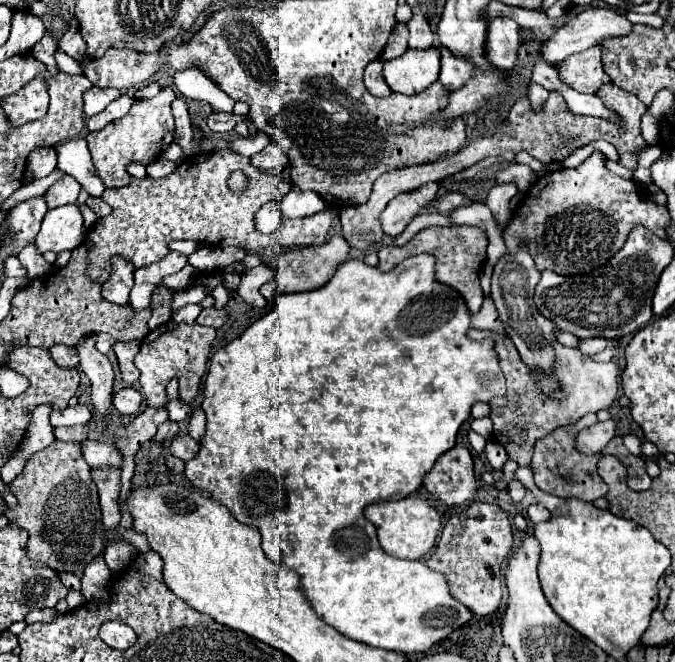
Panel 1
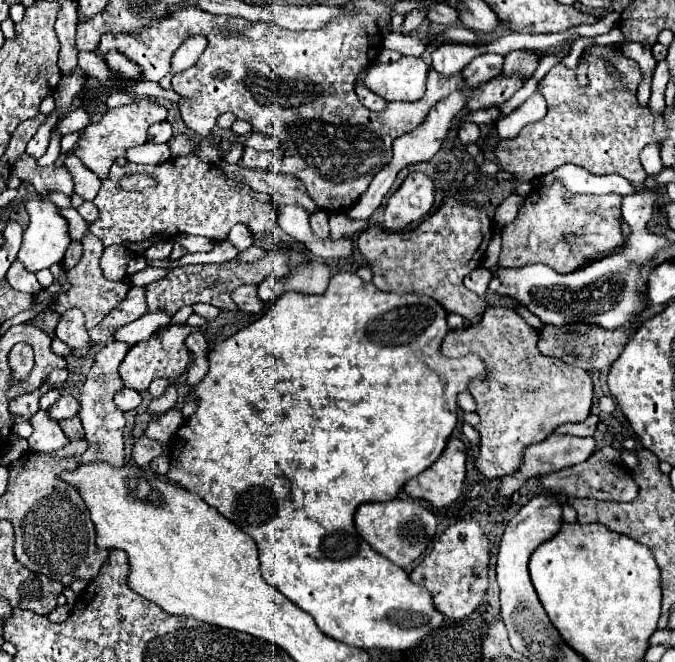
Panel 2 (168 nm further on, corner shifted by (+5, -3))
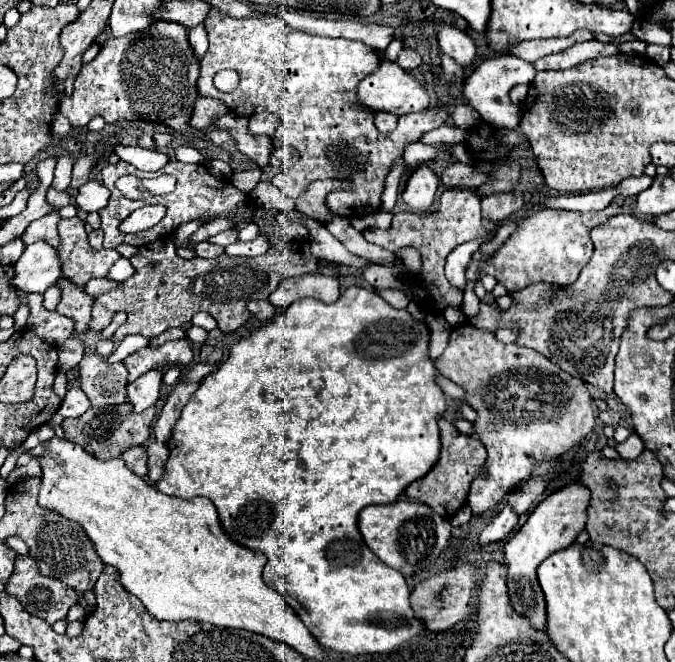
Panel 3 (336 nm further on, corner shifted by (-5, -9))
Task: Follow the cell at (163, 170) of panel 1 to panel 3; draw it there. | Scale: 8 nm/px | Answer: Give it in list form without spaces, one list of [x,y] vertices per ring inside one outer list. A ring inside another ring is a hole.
[[[327,179],[314,181],[306,187],[306,191],[296,199],[296,209],[318,223],[330,223],[336,215],[326,205],[326,195],[331,191],[351,189],[350,179]]]

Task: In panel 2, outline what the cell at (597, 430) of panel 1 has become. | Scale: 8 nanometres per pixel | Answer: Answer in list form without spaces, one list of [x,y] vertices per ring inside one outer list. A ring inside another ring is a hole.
[[[550,435],[548,439],[544,439],[542,443],[536,443],[532,447],[526,447],[524,453],[522,453],[522,463],[520,463],[520,469],[518,473],[510,473],[506,477],[502,477],[500,481],[500,487],[498,487],[498,505],[510,505],[510,497],[528,481],[528,479],[534,479],[538,475],[544,475],[544,473],[554,473],[554,471],[560,471],[564,467],[572,467],[572,465],[578,465],[582,461],[586,461],[592,451],[594,451],[594,445],[596,441],[592,437],[576,437],[576,435]]]

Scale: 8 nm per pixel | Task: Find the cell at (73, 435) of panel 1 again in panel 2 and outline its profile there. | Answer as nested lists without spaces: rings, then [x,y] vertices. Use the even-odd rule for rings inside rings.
[[[72,417],[72,419],[64,419],[64,421],[60,421],[60,427],[62,427],[64,435],[66,435],[70,441],[84,439],[84,429],[82,429],[82,423],[80,423],[78,417]]]

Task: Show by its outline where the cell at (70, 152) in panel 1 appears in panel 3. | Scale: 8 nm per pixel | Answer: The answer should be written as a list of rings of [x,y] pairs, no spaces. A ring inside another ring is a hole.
[[[88,181],[78,189],[76,203],[82,211],[100,211],[108,203],[110,191],[100,183],[100,181]]]

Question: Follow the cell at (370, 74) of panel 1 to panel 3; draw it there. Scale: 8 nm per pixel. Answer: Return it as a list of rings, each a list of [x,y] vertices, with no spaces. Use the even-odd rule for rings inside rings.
[[[386,111],[374,113],[374,123],[376,123],[376,127],[378,127],[382,133],[392,131],[392,129],[396,127],[396,121],[398,121],[398,117],[396,117],[396,115],[390,115],[390,113],[386,113]]]

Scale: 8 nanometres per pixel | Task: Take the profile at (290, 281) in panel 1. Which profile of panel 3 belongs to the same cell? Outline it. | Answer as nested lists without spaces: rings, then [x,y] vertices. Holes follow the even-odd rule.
[[[308,273],[300,277],[282,279],[278,285],[278,309],[288,309],[294,301],[312,297],[322,303],[334,303],[340,297],[340,285],[336,277],[322,273]]]

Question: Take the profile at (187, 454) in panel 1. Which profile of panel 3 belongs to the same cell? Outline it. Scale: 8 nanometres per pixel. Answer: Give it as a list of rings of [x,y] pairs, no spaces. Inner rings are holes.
[[[136,445],[136,447],[130,447],[122,453],[122,459],[126,461],[126,465],[140,477],[146,477],[148,475],[148,451],[146,451],[146,445]]]

